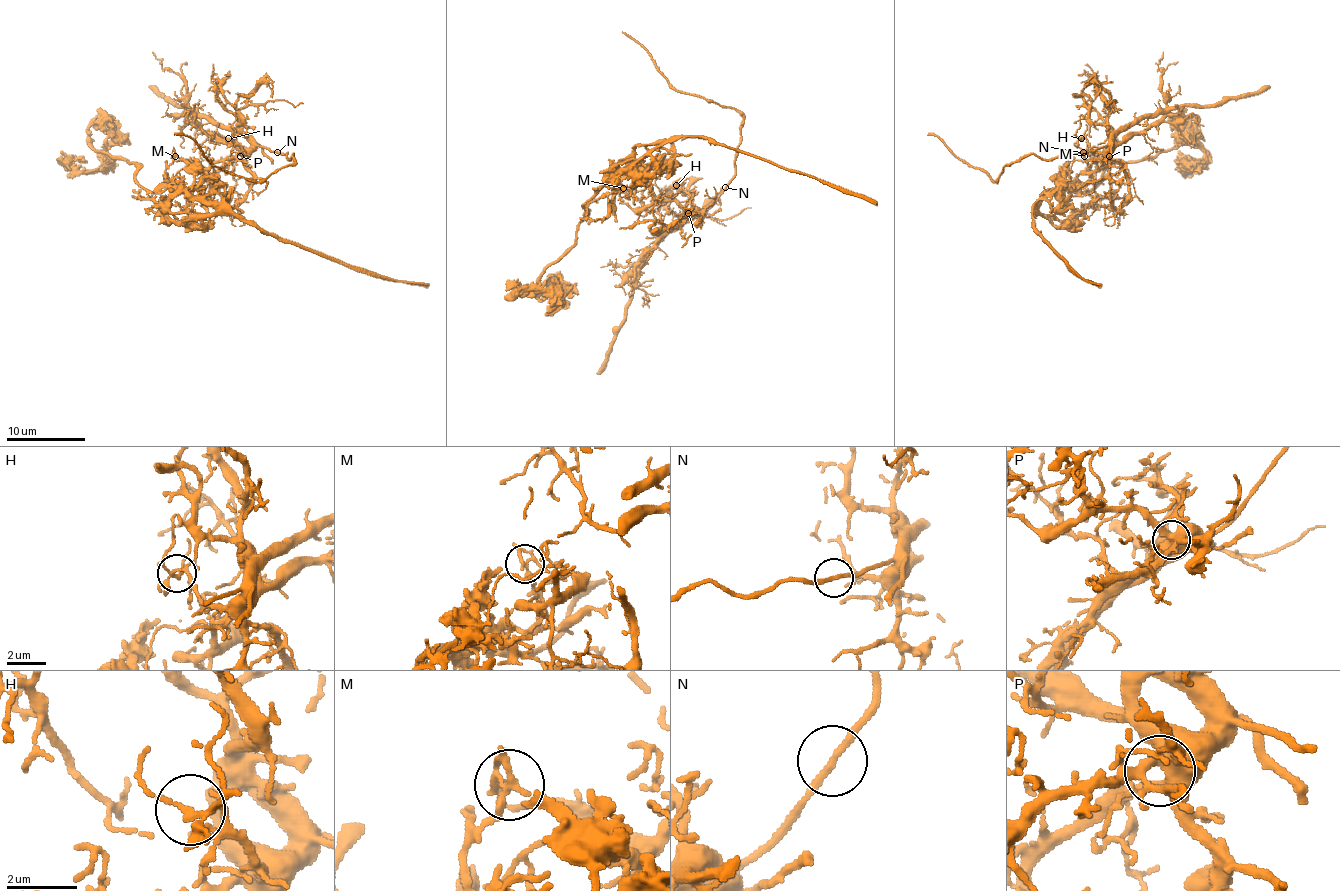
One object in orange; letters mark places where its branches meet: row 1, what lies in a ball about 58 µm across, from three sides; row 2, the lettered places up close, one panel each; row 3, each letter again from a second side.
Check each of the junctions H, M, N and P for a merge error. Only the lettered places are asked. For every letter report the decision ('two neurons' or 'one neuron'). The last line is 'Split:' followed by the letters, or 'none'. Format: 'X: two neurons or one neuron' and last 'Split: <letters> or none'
H: one neuron
M: two neurons
N: one neuron
P: one neuron
Split: M

